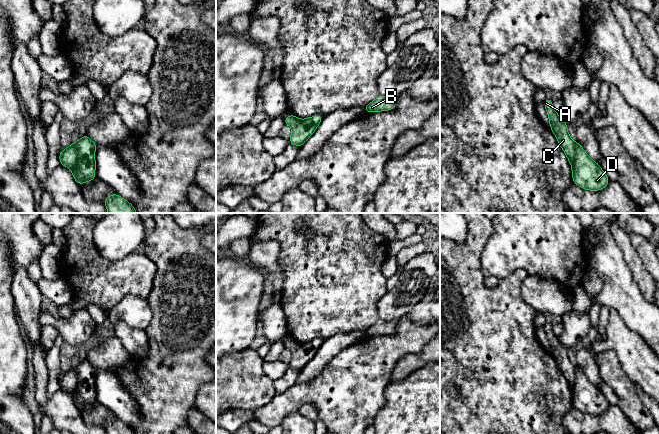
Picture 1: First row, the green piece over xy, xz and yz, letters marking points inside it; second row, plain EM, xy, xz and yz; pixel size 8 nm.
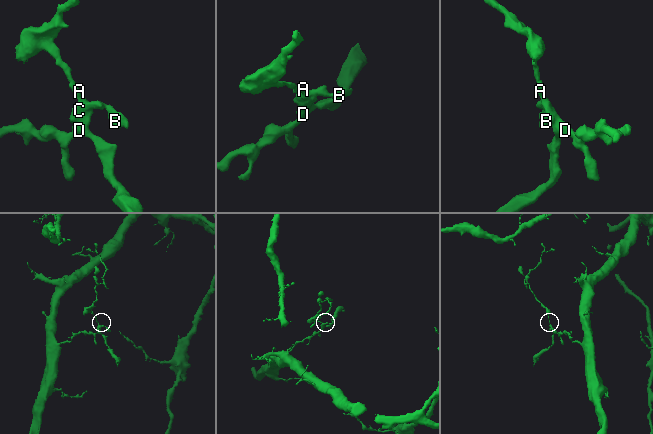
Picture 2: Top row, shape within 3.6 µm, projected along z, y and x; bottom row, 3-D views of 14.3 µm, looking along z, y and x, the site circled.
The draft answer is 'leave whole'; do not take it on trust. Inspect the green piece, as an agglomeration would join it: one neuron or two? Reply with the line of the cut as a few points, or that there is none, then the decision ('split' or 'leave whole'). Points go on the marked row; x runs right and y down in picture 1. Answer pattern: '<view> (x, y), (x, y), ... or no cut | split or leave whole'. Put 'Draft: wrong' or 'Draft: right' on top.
Draft: wrong
xy (77, 142), (76, 162), (71, 168) | split

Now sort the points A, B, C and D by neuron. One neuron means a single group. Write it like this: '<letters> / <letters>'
A B C / D

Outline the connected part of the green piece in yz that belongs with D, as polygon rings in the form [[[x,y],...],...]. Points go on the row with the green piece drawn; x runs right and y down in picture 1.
[[[576,141],[575,161],[571,164],[573,182],[580,188],[591,191],[604,189],[610,182],[599,164],[593,161]]]

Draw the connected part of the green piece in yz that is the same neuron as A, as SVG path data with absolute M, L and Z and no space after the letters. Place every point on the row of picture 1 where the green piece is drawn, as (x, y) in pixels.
M546 98L543 104L549 116L549 126L553 131L559 145L566 154L570 164L572 164L575 161L575 142L571 139L567 131L568 124L560 118L558 113L555 112L553 109L553 102L549 98Z

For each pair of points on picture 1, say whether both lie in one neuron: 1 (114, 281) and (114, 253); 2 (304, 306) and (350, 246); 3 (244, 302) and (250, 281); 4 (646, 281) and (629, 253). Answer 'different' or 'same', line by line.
1: different
2: same
3: same
4: same

